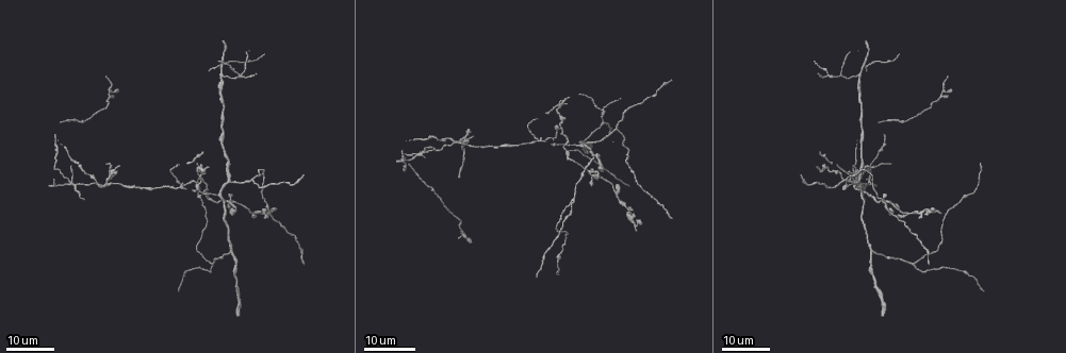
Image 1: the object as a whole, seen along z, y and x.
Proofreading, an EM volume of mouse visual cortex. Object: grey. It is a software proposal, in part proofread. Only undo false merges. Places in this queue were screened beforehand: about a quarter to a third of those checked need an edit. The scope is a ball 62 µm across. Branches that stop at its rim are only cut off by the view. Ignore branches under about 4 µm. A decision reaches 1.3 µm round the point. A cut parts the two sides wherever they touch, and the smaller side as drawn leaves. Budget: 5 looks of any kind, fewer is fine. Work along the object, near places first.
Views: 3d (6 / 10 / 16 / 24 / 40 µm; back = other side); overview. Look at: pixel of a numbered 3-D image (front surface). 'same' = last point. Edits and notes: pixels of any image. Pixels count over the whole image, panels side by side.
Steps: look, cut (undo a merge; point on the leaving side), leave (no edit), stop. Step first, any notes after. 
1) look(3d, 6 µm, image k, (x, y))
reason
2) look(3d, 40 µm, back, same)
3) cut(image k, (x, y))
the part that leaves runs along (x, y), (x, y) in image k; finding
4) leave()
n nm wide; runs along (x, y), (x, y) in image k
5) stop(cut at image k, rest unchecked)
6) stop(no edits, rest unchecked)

look(3d, 24 µm, image 1, (857, 74))
three-way junction

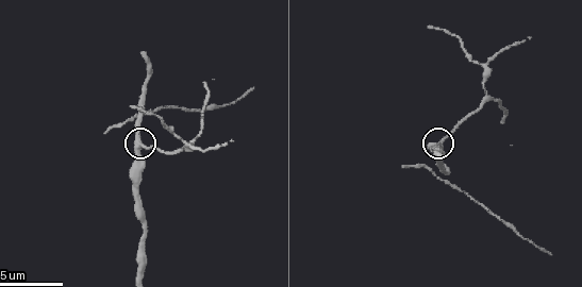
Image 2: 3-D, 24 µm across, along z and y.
look(3d, 10 µm, image 2, (141, 143))

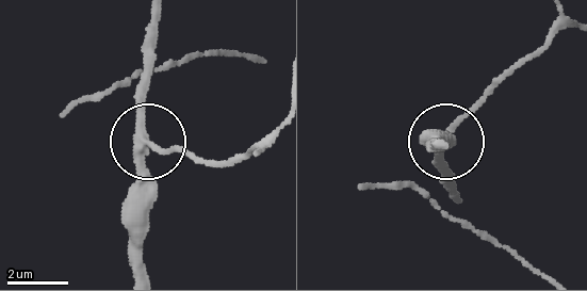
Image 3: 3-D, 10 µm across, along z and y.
leave()
3 arms; runs along (144, 267), (142, 152), (155, 144), (221, 160) in image 3; one neuron here

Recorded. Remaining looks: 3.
look(3d, 24 µm, image 1, (541, 141))
looks like a crossing

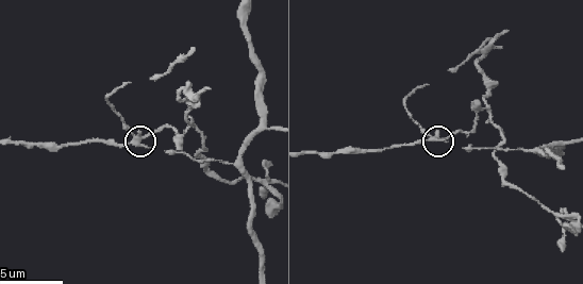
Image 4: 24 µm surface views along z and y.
look(3d, 6 µm, image 4, (135, 139))

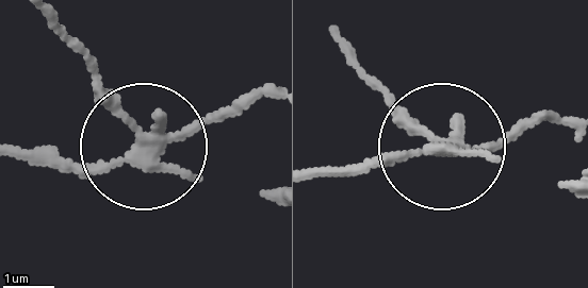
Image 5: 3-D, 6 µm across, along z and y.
cut(image 5, (215, 121))
side arm 8 µm; 4 arms; a second neuron is stuck on

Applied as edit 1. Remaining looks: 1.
stop(cut at image 5, rest unchecked)

